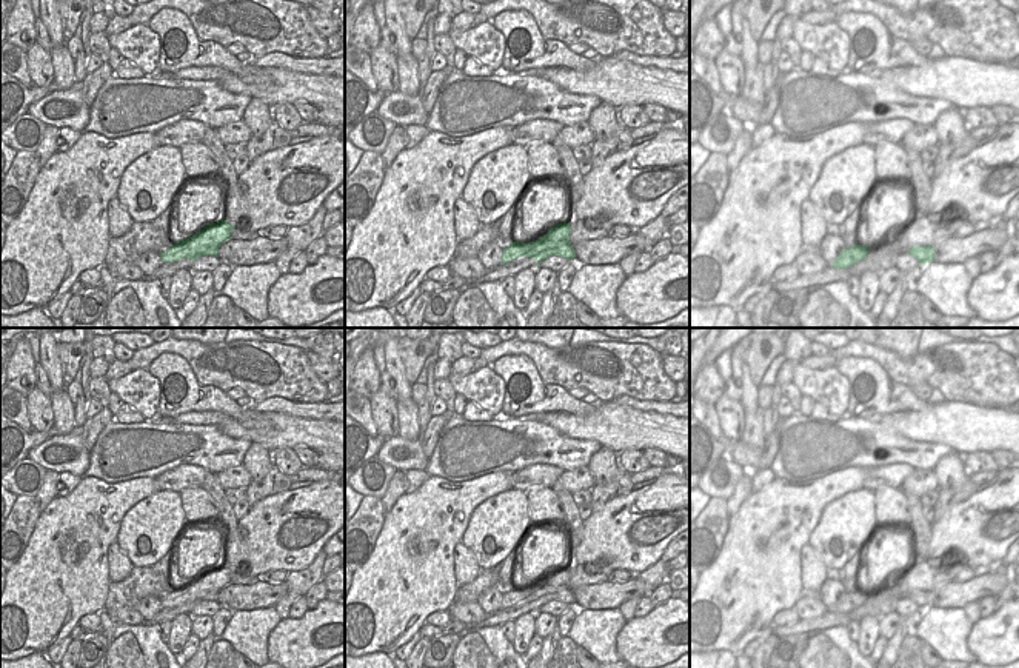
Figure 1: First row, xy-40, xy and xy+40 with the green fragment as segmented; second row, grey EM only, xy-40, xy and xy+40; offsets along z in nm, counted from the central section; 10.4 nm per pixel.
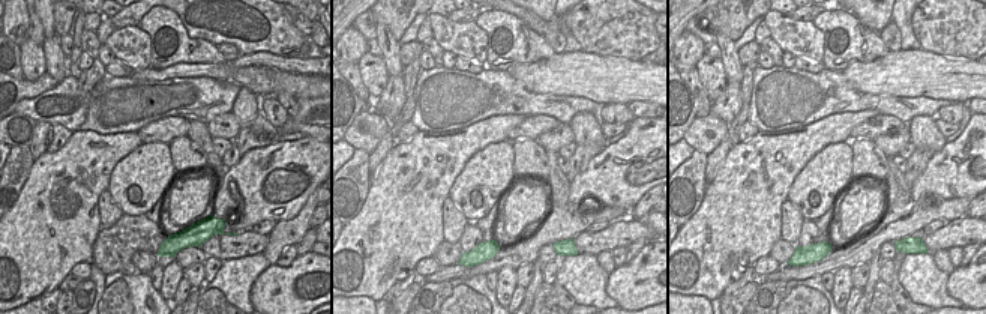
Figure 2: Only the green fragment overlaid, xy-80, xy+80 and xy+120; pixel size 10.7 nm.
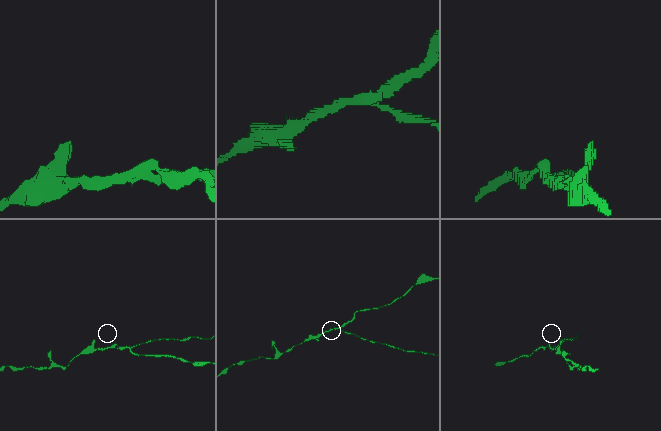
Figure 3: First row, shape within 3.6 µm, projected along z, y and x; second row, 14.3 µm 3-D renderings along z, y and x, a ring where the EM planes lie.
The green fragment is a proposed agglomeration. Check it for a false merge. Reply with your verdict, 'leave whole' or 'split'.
split

